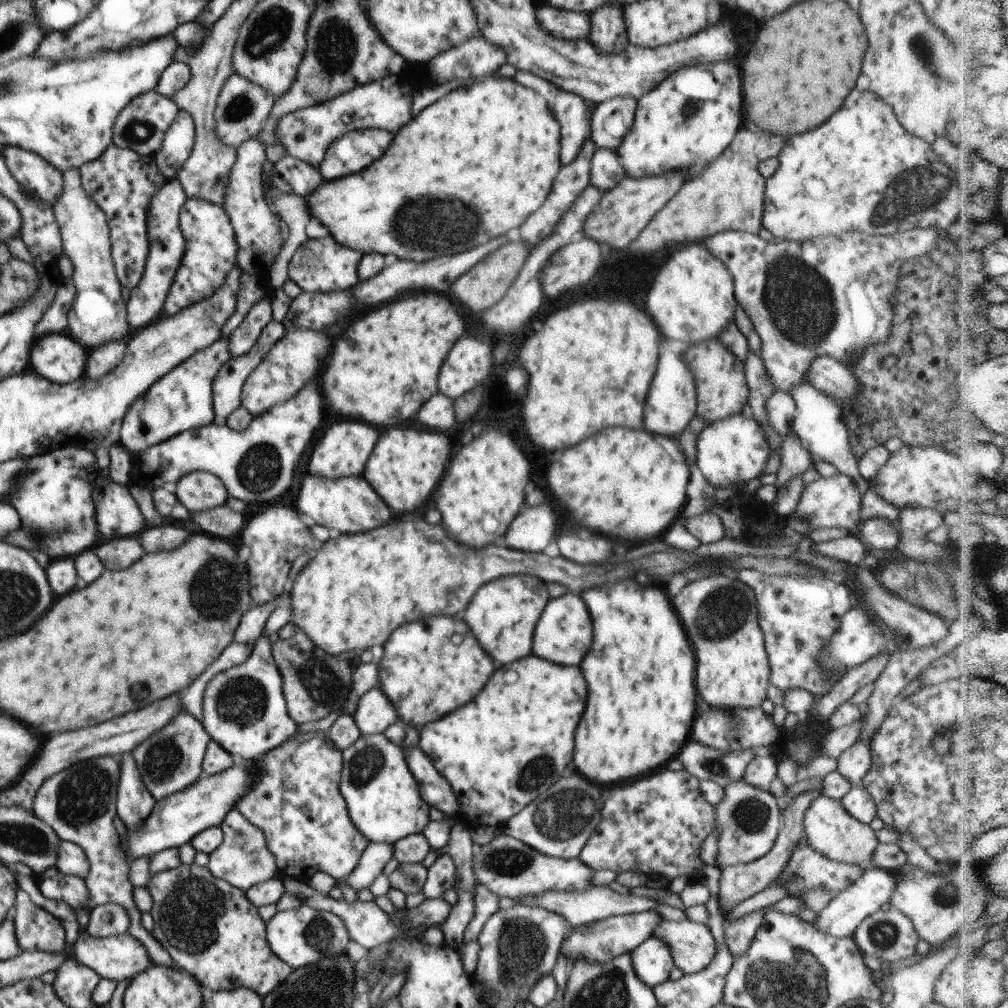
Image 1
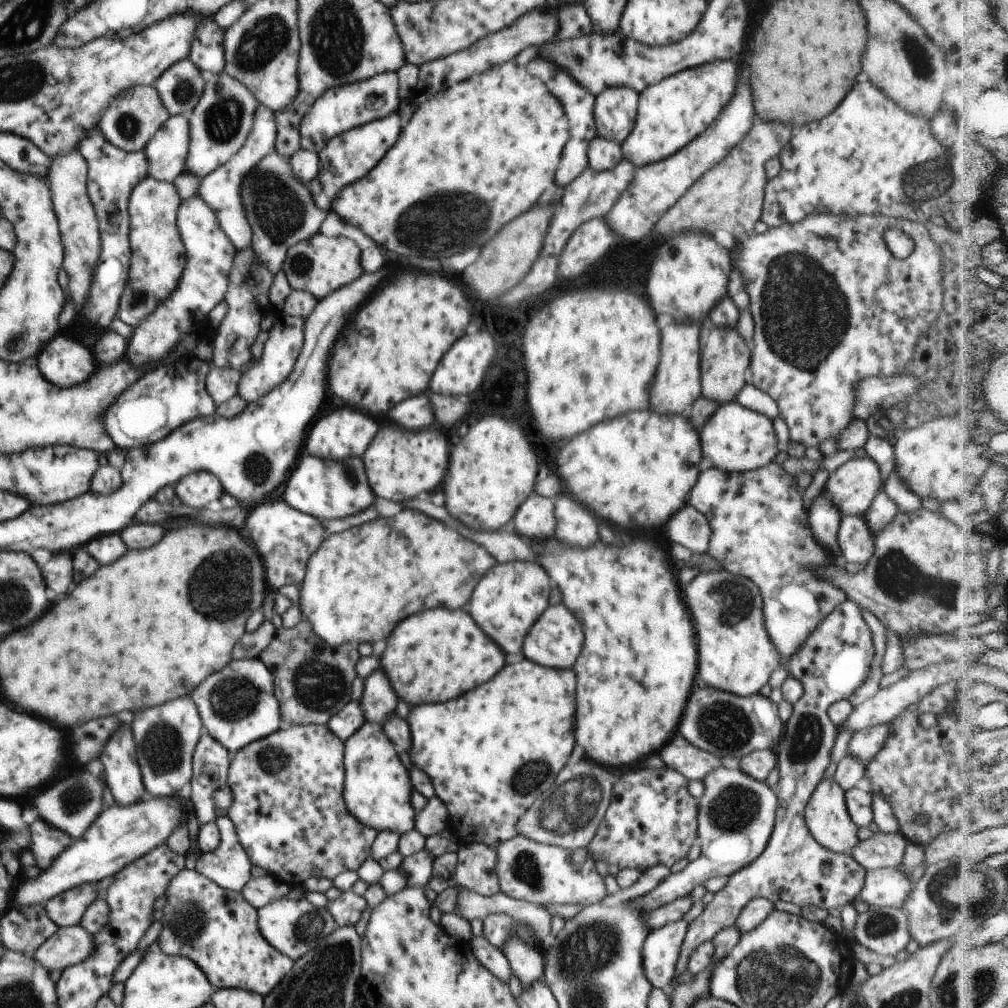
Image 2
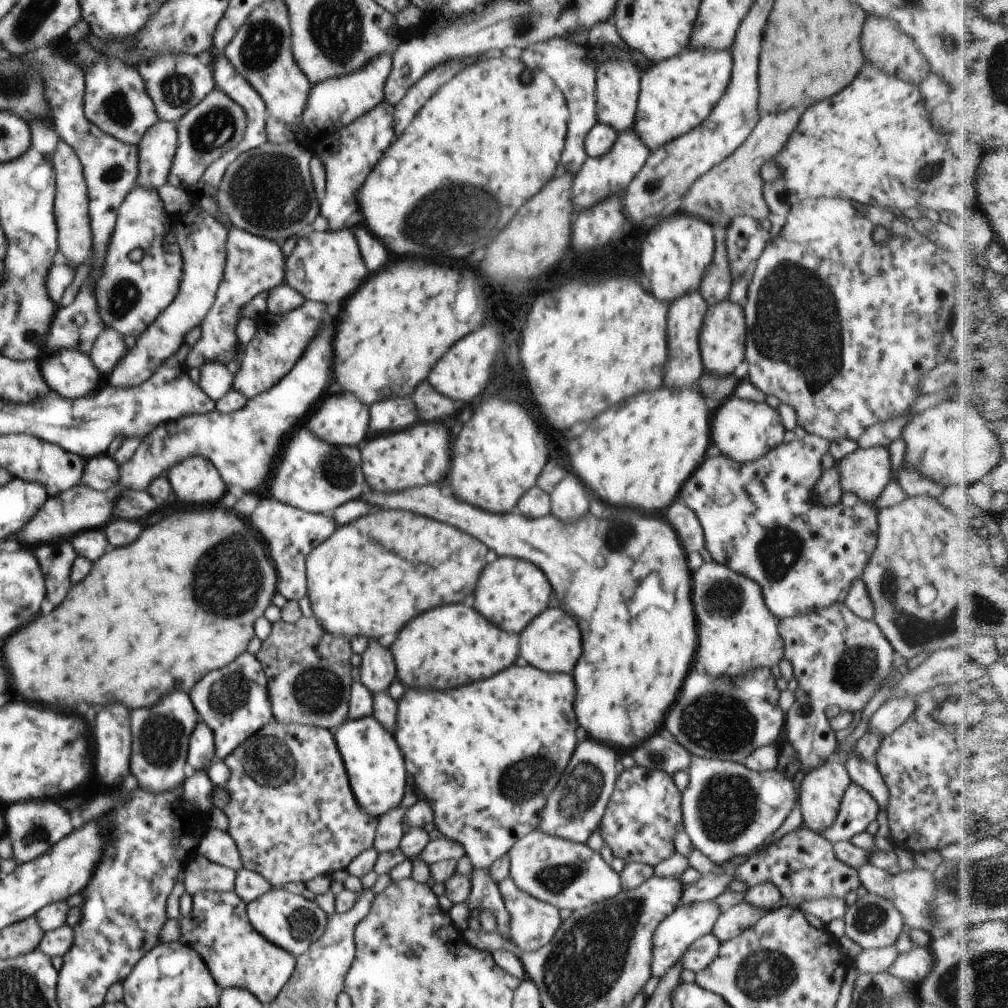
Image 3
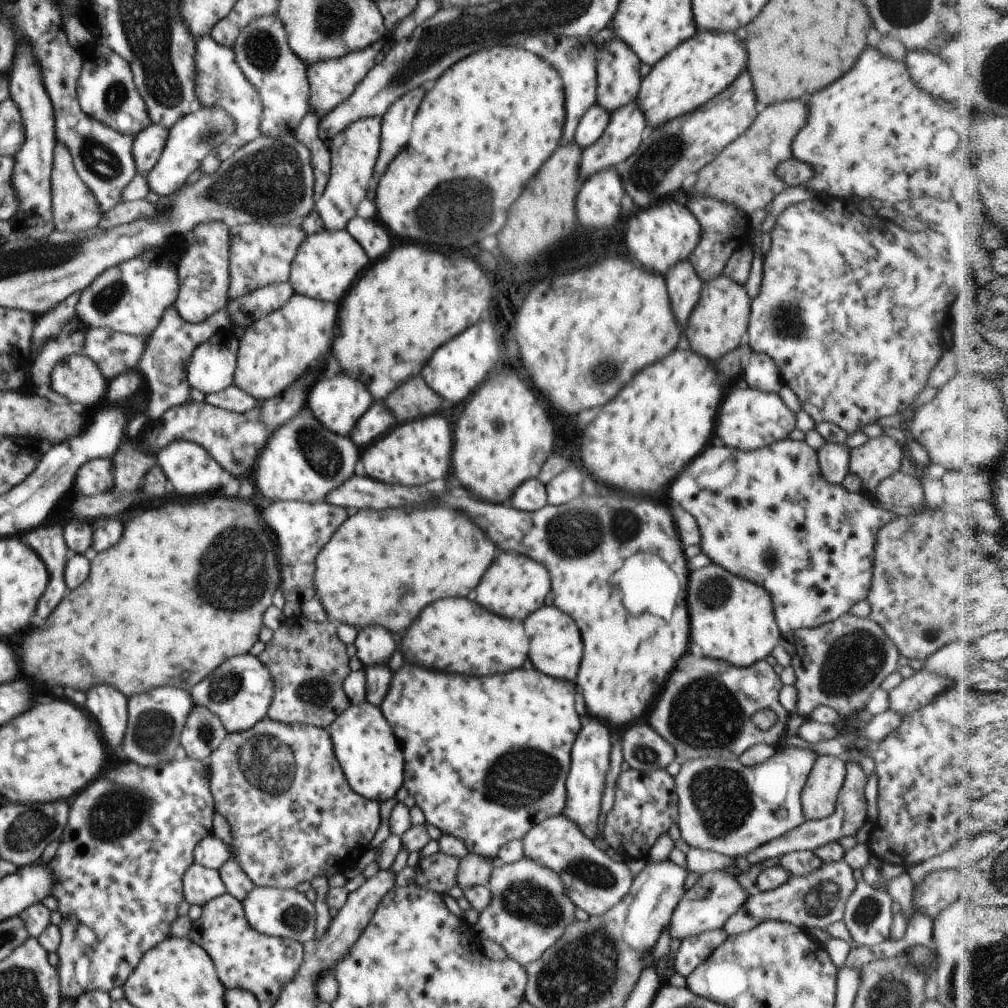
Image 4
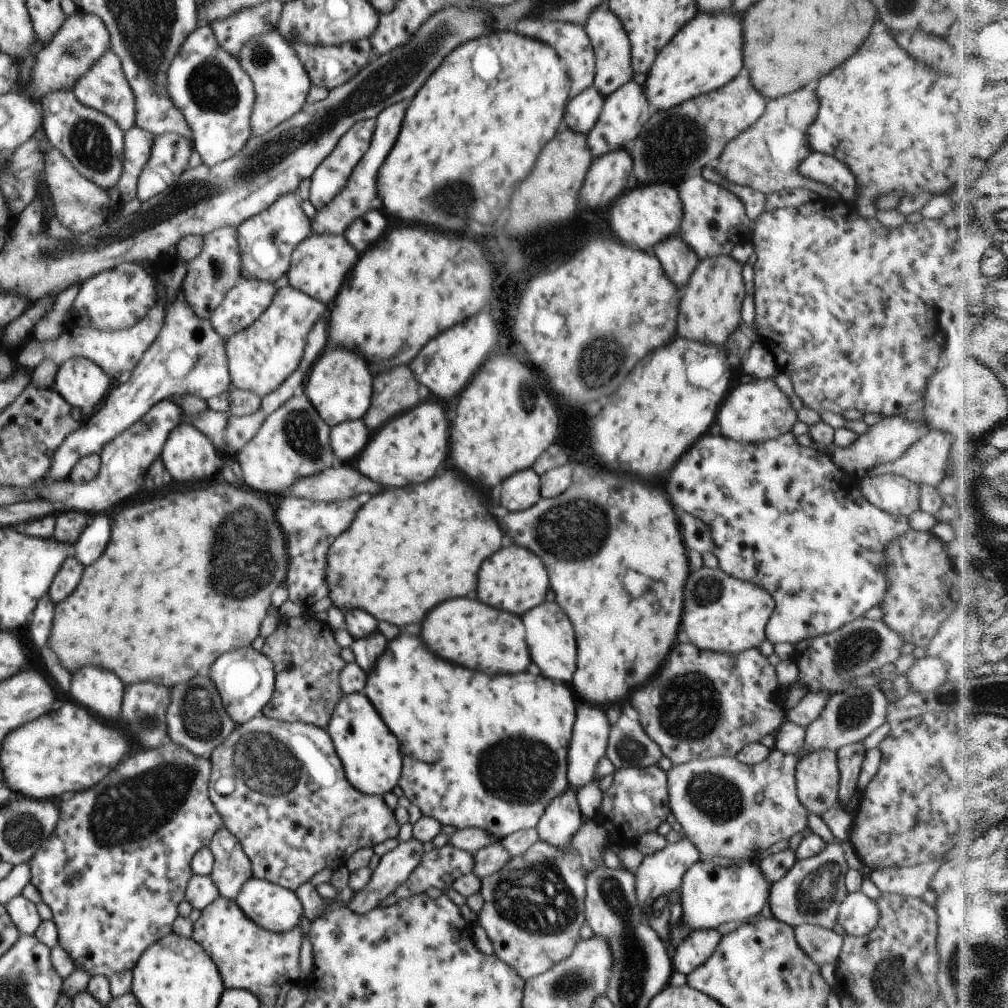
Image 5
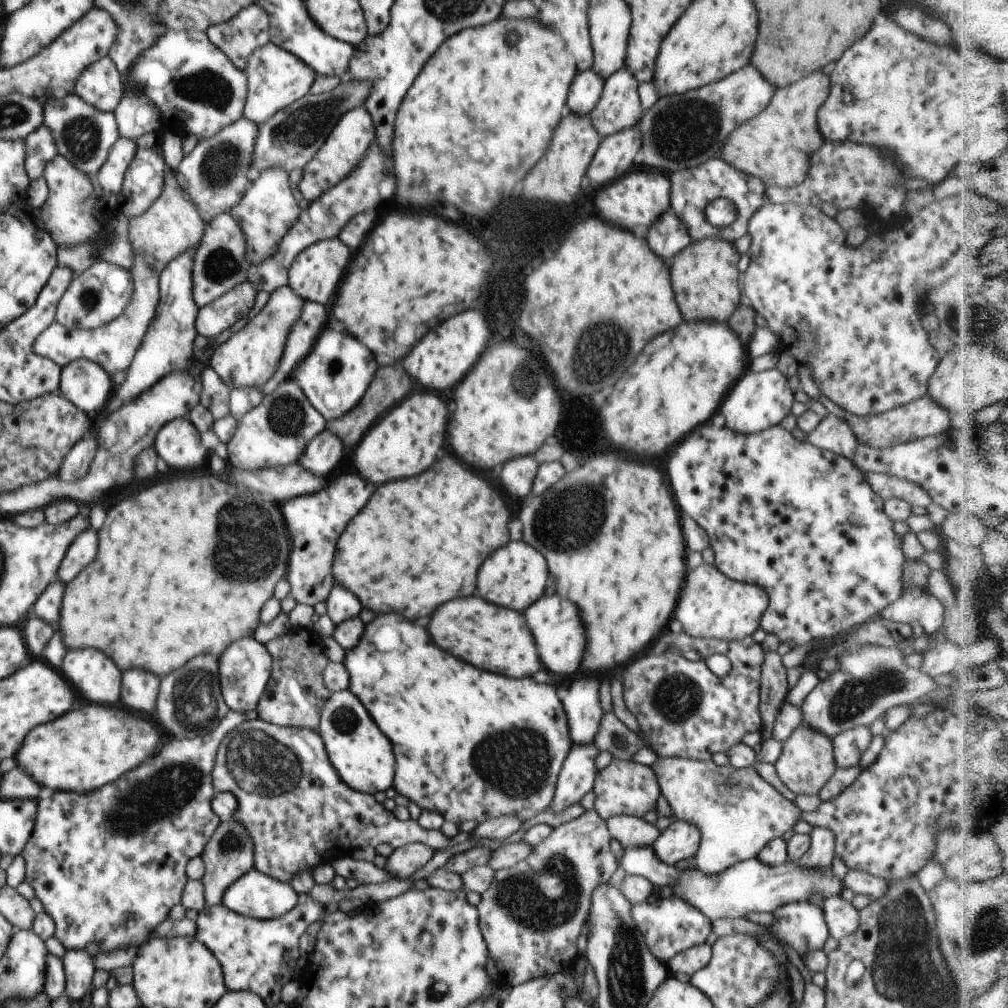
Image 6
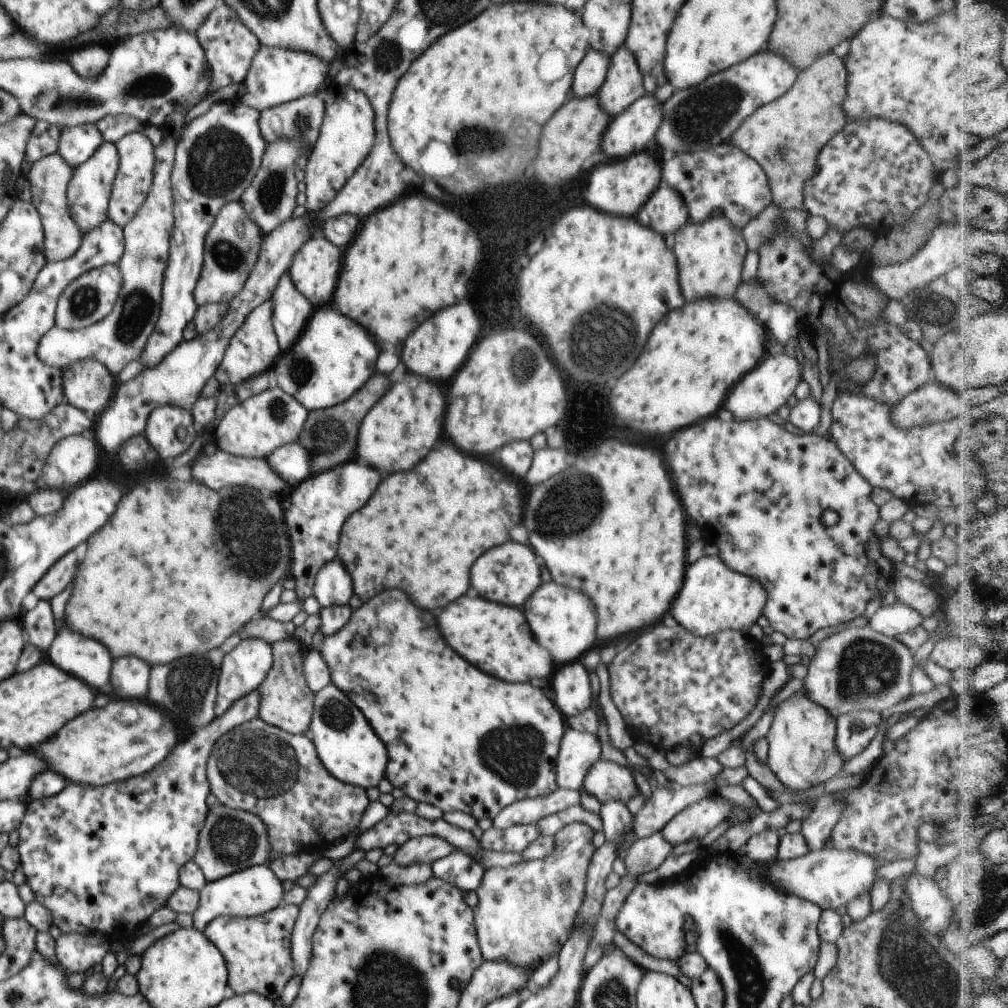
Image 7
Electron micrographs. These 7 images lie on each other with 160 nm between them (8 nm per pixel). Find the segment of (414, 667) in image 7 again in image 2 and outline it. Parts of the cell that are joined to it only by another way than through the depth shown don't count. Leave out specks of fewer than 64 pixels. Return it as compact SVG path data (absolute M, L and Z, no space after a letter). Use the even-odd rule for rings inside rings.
M526 658L516 662L516 664L506 664L506 668L502 668L490 682L474 688L472 692L466 692L464 696L460 696L456 700L450 700L446 704L417 705L411 708L406 720L409 724L413 744L408 752L411 762L431 778L435 788L435 796L447 806L449 812L448 829L456 834L460 845L482 843L491 846L495 850L498 844L516 836L515 824L536 802L540 794L546 792L554 784L558 772L566 766L566 760L570 758L570 754L574 750L574 712L576 712L576 674L572 670L544 668L544 666L540 666L532 660L526 660ZM511 939L503 947L502 953L508 959L513 975L520 980L523 989L536 980L541 980L546 962L542 951L525 945L519 939Z

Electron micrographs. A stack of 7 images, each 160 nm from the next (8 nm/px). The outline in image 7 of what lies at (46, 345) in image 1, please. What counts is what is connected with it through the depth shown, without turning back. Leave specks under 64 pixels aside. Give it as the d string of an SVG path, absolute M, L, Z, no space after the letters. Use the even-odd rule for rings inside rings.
M94 359L79 360L61 371L66 402L94 418L109 405L114 375Z

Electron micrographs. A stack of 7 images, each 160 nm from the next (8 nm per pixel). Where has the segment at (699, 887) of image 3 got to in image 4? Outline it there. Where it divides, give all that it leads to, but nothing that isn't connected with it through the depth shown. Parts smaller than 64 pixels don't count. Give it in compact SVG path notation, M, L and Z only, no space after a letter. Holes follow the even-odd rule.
M855 761L845 762L846 778L844 779L842 788L837 796L834 812L830 816L823 819L806 819L792 831L786 832L784 836L771 840L769 843L761 844L758 848L751 850L748 854L740 855L732 859L733 865L730 865L724 872L731 877L737 878L740 874L748 872L754 864L762 863L764 860L776 858L786 853L801 850L814 851L818 847L828 843L839 842L846 836L856 836L856 832L862 828L867 822L868 807L865 795L865 786L867 785L867 775L860 763Z

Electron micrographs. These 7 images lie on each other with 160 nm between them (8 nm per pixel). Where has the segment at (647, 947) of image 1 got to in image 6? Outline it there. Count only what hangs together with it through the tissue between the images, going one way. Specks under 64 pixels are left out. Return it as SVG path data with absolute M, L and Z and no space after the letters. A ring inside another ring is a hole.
M628 844L624 850L619 863L621 873L643 876L657 887L672 886L674 896L697 908L711 920L745 918L752 912L774 912L782 905L802 902L806 897L822 897L826 901L839 898L842 892L842 884L832 870L803 869L790 860L779 865L767 865L756 857L734 863L717 875L705 875L698 867L676 868L675 865L664 864L655 857L652 847L634 847Z

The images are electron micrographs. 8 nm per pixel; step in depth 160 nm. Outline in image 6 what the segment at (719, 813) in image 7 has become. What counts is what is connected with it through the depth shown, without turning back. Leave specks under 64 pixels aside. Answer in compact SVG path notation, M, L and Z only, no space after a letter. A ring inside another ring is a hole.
M673 818L665 830L657 833L658 838L654 841L652 849L655 857L664 864L678 864L680 860L686 860L698 852L701 834L689 821L678 821Z

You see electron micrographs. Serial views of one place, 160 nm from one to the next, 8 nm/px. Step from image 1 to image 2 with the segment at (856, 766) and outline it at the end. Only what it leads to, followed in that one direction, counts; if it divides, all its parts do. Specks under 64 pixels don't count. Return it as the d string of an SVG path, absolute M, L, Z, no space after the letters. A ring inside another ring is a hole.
M890 722L855 732L849 740L846 757L855 758L864 764L870 762L882 748L886 736L893 730L892 726L893 722Z

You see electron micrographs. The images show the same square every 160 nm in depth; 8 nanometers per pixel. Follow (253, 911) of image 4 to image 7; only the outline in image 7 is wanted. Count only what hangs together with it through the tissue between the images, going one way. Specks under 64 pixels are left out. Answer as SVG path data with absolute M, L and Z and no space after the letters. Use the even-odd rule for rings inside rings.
M254 865L213 883L207 882L199 891L199 905L192 914L193 927L203 931L213 918L219 916L262 917L267 912L285 904L284 892L282 881L267 865Z

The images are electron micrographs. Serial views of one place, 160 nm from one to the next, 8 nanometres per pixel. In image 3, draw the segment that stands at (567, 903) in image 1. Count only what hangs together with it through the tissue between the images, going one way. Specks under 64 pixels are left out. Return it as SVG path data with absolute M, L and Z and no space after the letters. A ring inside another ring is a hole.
M693 756L687 773L689 783L681 795L684 830L693 848L700 850L714 864L724 864L733 856L753 855L754 850L758 850L782 826L796 802L792 780L778 771L756 772L734 761Z

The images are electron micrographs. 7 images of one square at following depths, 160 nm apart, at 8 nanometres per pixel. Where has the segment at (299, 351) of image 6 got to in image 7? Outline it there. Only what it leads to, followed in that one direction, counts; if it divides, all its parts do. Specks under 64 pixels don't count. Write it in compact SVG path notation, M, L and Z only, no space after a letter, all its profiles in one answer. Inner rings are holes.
M289 273L282 275L270 300L273 304L273 327L281 352L285 353L297 343L317 308L298 292Z

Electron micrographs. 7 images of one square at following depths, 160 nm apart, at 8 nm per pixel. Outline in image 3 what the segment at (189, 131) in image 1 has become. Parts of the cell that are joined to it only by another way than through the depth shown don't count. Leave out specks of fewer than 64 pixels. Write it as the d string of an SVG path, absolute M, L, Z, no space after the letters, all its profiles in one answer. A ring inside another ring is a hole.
M159 120L153 124L137 145L139 154L137 184L144 188L159 189L168 183L167 178L178 145L177 123Z

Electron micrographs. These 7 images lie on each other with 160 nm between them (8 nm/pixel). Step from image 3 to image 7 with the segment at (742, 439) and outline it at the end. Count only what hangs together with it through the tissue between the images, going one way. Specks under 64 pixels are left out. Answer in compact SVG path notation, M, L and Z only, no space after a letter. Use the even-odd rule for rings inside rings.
M786 354L778 356L766 355L764 362L758 363L740 382L730 390L730 398L726 398L726 408L732 412L737 421L751 421L766 418L782 406L786 405L788 397L794 394L796 386L803 380L802 372L796 358L790 358Z

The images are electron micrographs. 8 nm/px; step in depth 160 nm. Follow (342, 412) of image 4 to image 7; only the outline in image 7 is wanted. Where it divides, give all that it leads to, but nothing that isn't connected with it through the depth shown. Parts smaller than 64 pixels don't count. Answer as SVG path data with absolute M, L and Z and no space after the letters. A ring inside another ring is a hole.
M317 308L312 318L309 318L297 343L289 351L280 352L279 356L278 362L275 362L272 368L277 374L278 388L291 394L309 411L314 411L339 405L358 392L376 372L378 348L374 346L372 338L362 328L358 328L354 320L348 320L337 310Z

